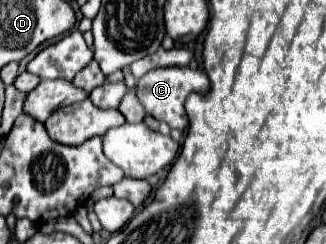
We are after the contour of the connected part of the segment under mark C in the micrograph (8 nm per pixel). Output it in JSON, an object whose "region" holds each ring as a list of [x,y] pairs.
{"region":[[[169,66],[169,68],[157,68],[149,70],[145,76],[139,78],[137,82],[137,98],[143,104],[145,112],[153,116],[155,120],[167,122],[171,128],[183,130],[187,126],[187,114],[185,114],[185,98],[189,92],[205,92],[209,88],[209,78],[203,70],[199,68],[189,68],[189,66]]]}

